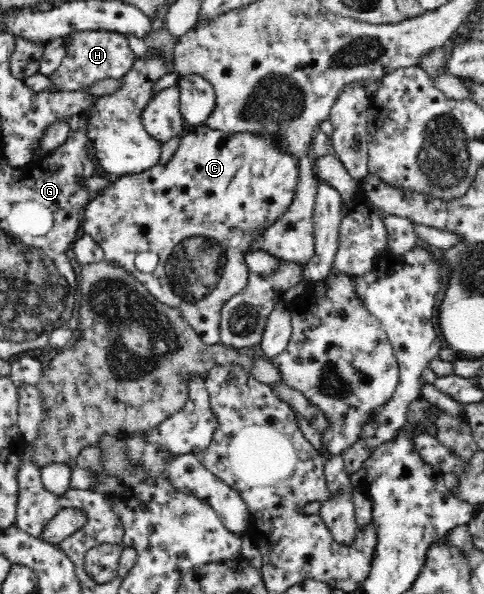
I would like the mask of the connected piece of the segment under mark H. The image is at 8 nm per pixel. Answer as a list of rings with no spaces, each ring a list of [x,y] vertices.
[[[76,31],[70,33],[72,45],[68,47],[66,57],[60,67],[48,75],[55,89],[62,91],[83,91],[90,84],[101,79],[114,77],[120,79],[131,67],[136,57],[130,49],[125,34],[112,31]]]

